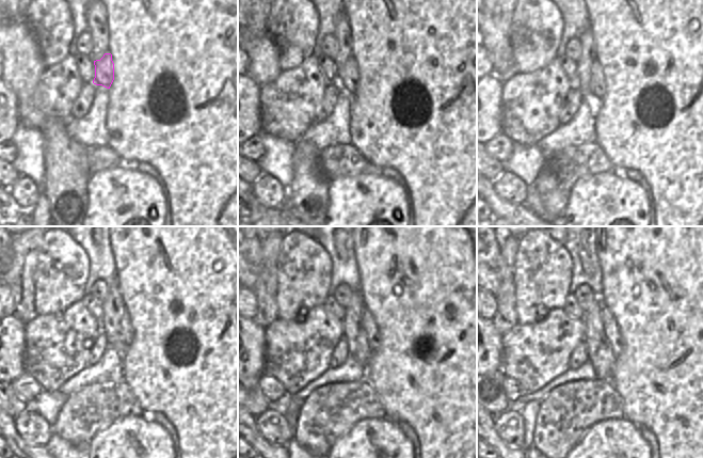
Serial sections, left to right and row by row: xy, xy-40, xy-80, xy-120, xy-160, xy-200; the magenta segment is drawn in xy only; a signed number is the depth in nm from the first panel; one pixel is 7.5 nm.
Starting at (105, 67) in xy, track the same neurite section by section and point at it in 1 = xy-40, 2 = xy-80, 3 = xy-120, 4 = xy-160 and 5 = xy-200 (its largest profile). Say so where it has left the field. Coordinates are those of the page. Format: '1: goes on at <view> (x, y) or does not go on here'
1: goes on at xy-40 (348, 75)
2: goes on at xy-80 (596, 91)
3: goes on at xy-120 (126, 327)
4: goes on at xy-160 (368, 321)
5: goes on at xy-200 (611, 329)

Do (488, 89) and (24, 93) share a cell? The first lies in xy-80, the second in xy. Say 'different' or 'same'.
different

